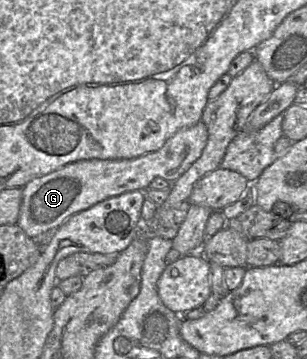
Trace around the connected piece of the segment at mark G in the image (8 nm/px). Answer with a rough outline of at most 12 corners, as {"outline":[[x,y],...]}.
{"outline":[[201,121],[132,159],[80,160],[22,188],[32,239],[98,202],[175,182],[201,156]]}

